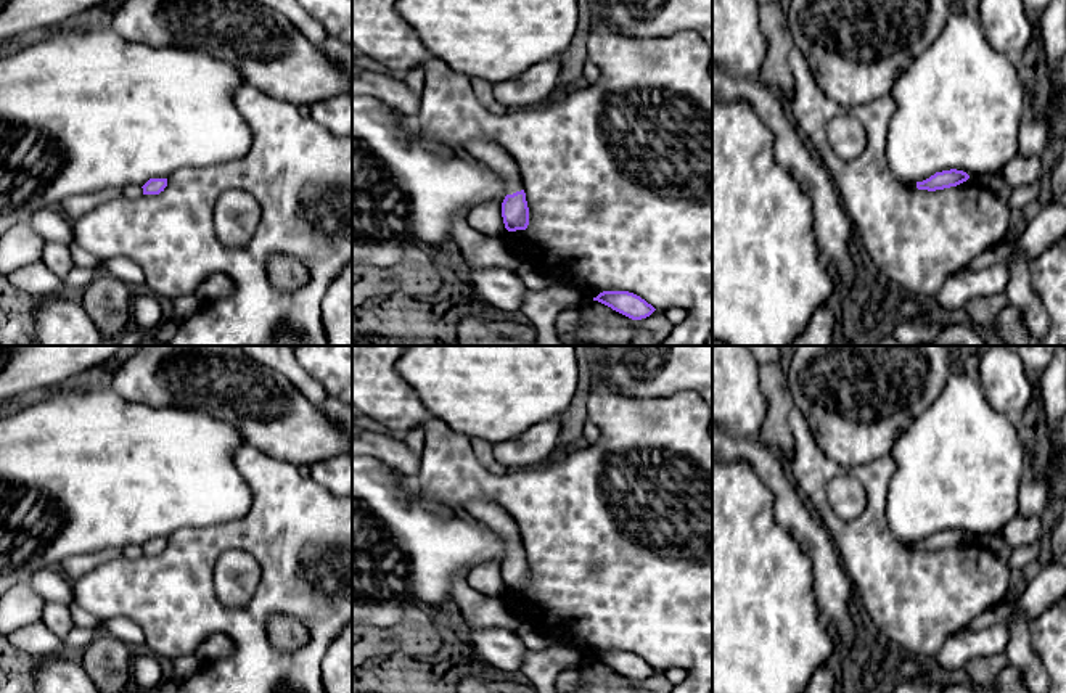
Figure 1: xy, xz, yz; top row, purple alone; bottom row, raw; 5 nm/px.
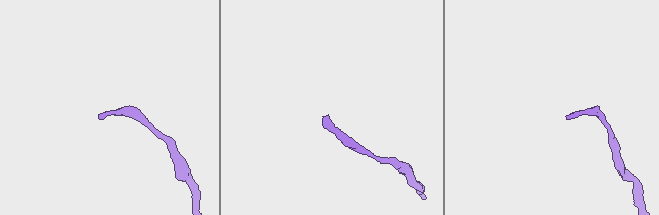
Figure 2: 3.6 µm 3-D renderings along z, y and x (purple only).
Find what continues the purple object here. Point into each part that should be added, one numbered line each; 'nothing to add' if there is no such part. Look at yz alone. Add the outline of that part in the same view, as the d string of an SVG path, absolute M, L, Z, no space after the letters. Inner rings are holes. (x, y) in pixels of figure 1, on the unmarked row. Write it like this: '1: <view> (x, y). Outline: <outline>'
nothing to add

